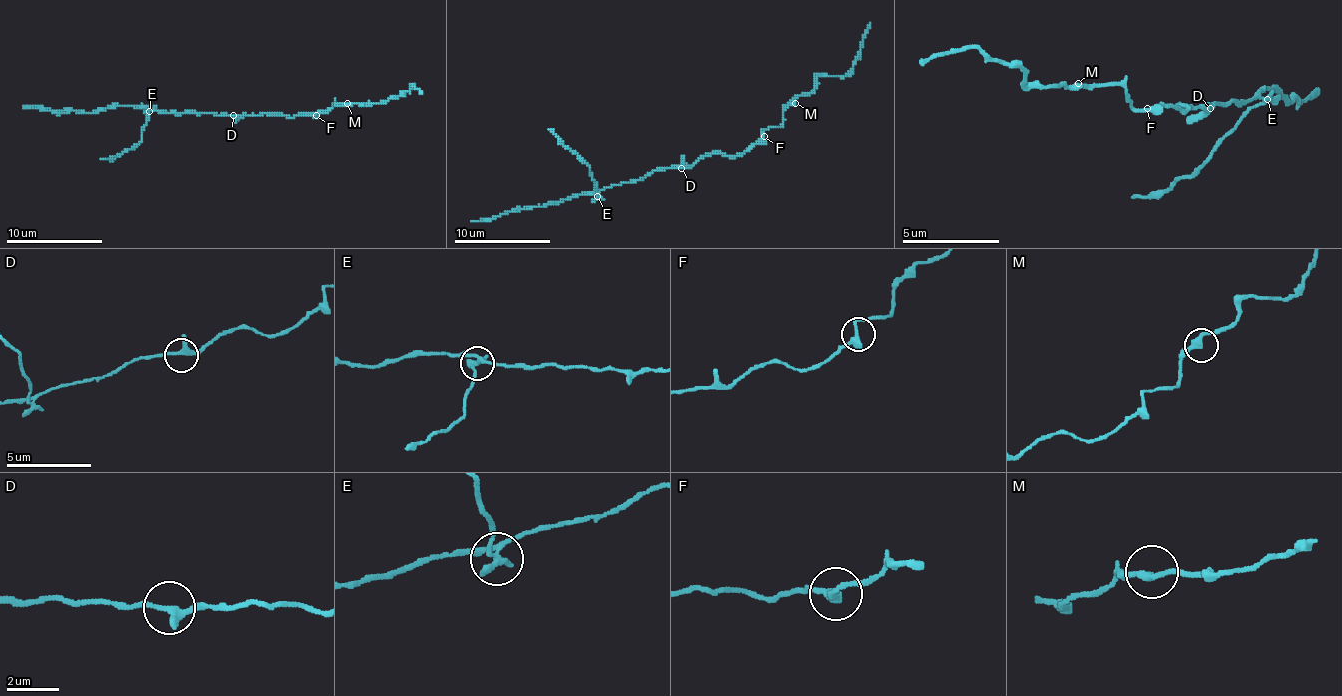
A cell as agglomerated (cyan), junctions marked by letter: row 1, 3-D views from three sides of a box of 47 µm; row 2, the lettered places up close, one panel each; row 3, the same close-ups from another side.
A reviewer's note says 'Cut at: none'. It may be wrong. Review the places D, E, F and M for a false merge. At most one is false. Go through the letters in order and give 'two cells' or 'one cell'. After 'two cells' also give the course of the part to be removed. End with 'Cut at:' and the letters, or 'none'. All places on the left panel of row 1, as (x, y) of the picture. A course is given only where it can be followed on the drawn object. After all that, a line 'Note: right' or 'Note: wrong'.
D: one cell
E: two cells; foreign part runs (149, 110), (142, 139), (115, 156), (100, 159)
F: one cell
M: one cell
Cut at: E
Note: wrong

